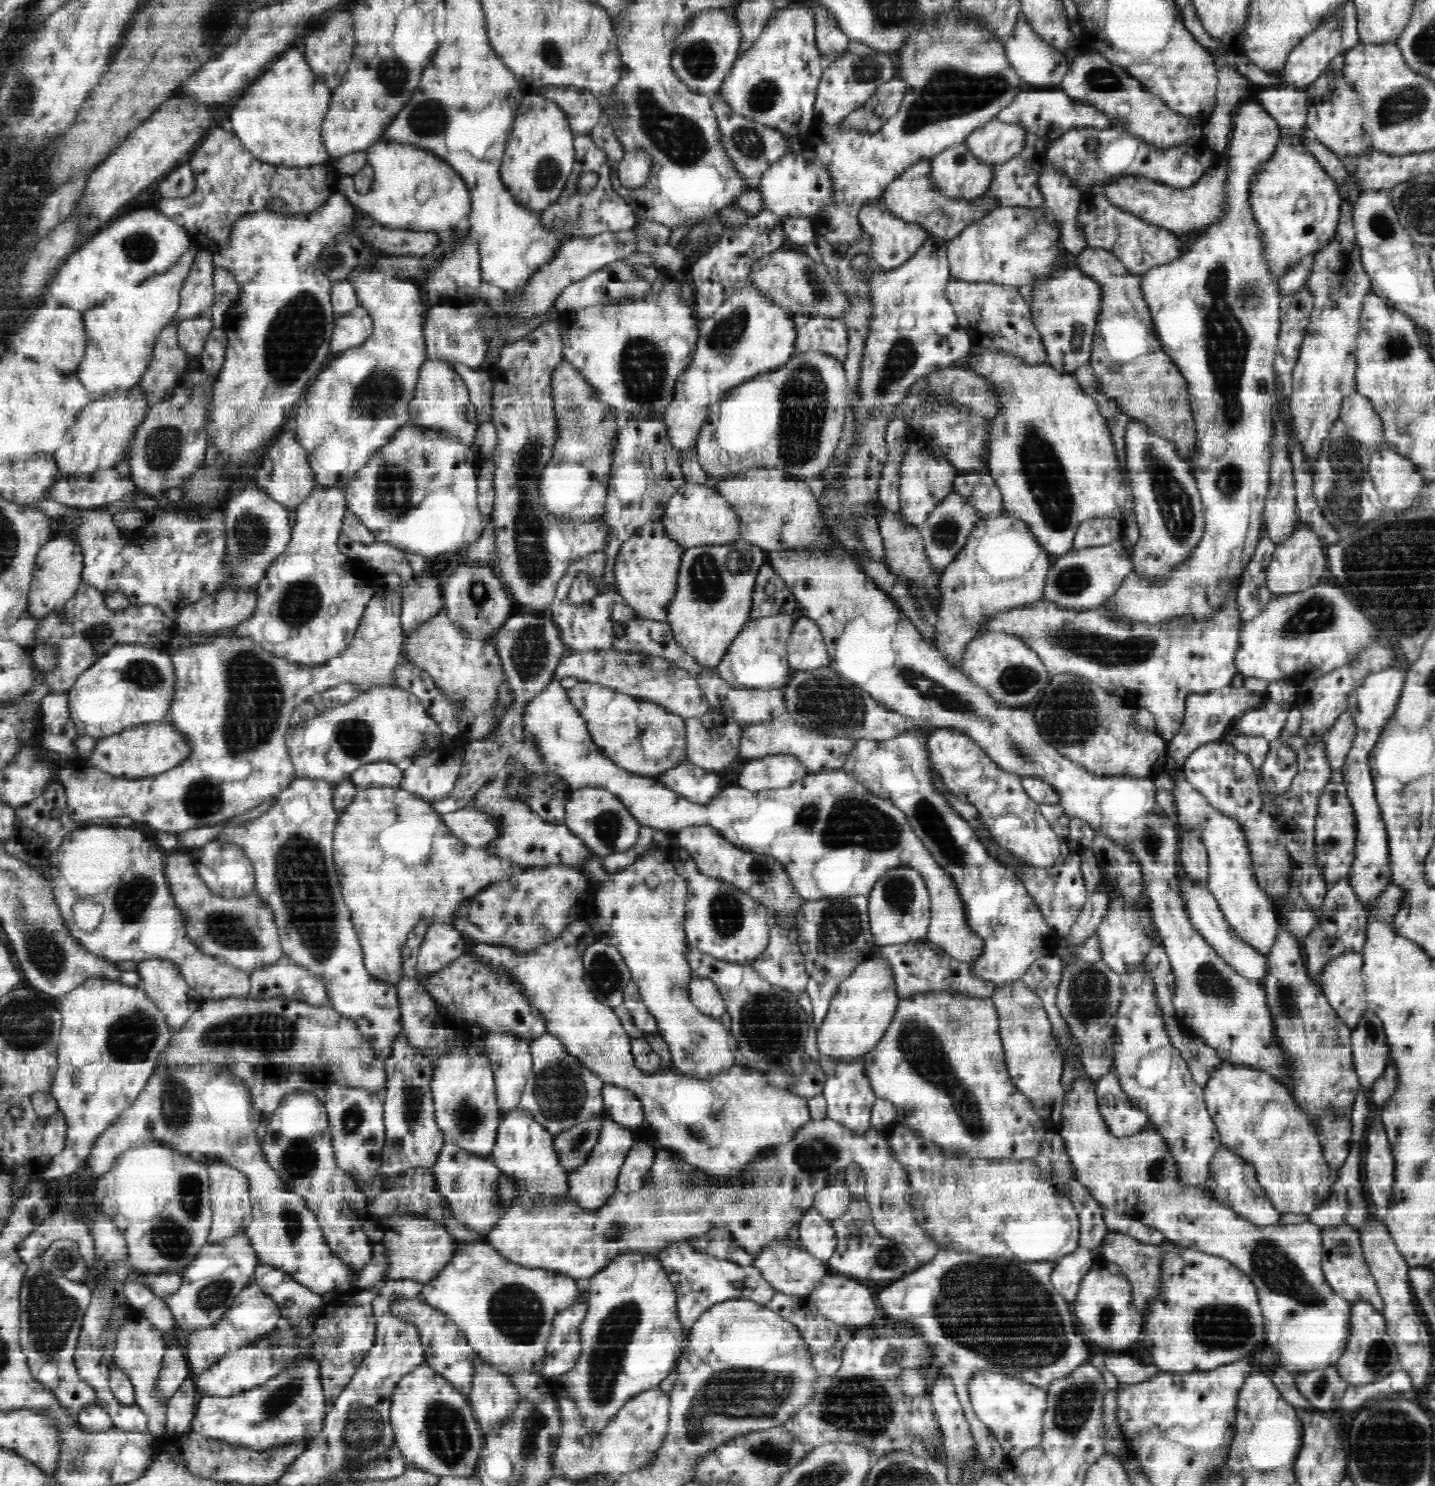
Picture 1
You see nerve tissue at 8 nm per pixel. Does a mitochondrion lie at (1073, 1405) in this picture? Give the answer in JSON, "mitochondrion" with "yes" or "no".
{"mitochondrion":"yes"}

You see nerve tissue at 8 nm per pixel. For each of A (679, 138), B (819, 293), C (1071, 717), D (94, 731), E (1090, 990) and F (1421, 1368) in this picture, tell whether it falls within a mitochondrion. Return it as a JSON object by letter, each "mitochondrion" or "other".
{"A":"mitochondrion","B":"mitochondrion","C":"mitochondrion","D":"other","E":"mitochondrion","F":"other"}

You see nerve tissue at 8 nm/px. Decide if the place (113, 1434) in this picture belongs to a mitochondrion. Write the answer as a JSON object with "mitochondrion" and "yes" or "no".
{"mitochondrion":"no"}

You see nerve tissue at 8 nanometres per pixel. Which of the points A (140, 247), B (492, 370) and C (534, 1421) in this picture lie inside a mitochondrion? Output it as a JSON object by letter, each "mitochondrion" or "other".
{"A":"mitochondrion","B":"other","C":"mitochondrion"}

